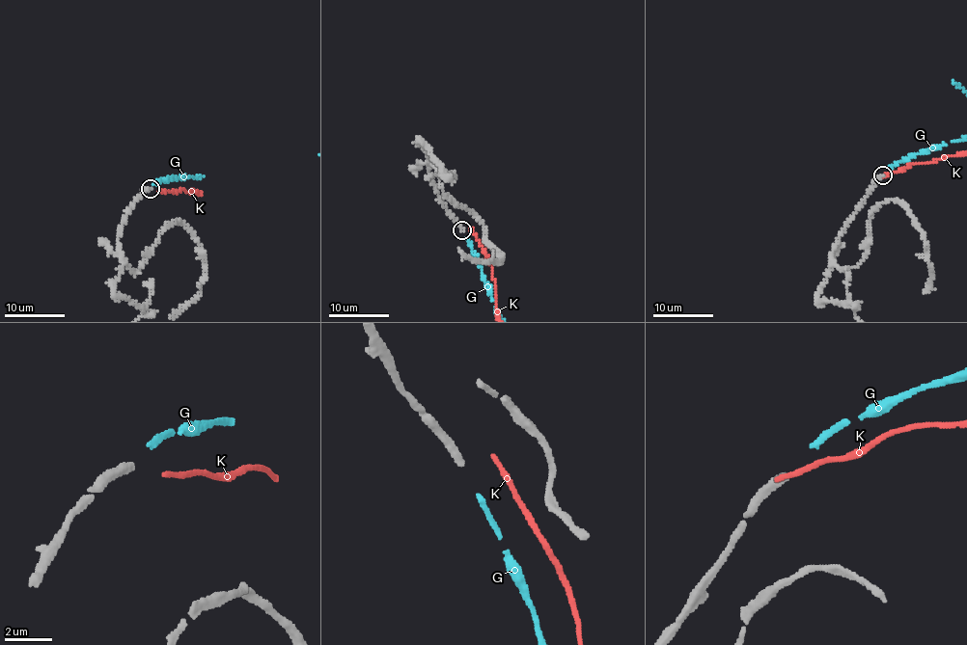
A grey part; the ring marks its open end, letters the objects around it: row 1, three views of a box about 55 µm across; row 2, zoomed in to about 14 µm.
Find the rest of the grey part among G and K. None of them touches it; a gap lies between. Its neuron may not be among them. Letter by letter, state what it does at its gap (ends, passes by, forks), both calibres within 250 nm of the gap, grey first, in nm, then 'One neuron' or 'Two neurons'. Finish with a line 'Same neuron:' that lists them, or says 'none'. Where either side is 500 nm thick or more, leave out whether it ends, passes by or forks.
G: It ends there. Thickness 340 nm (grey) against 220 nm. One neuron
K: It ends there. Thickness 340 nm (grey) against 220 nm. Two neurons
Same neuron: G

